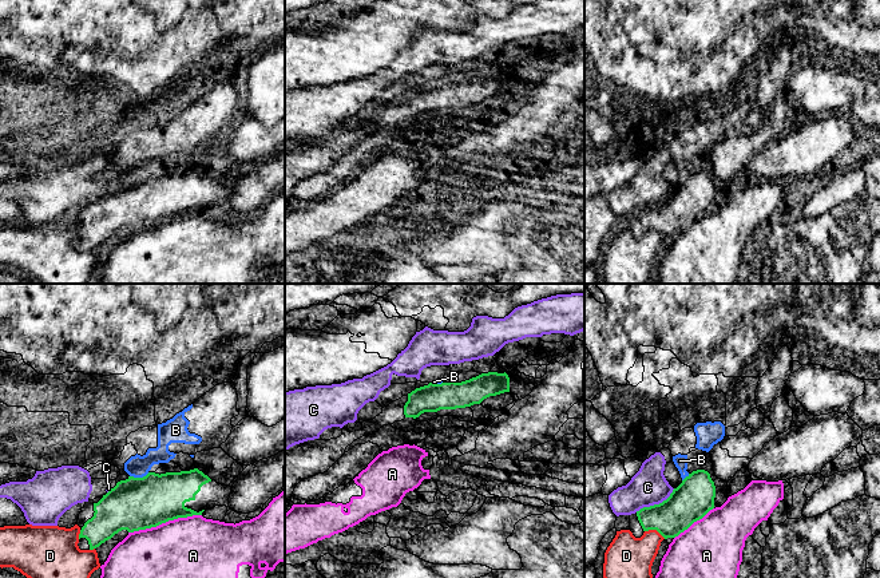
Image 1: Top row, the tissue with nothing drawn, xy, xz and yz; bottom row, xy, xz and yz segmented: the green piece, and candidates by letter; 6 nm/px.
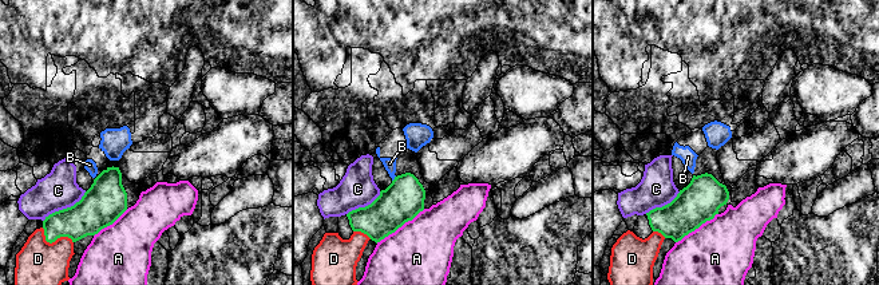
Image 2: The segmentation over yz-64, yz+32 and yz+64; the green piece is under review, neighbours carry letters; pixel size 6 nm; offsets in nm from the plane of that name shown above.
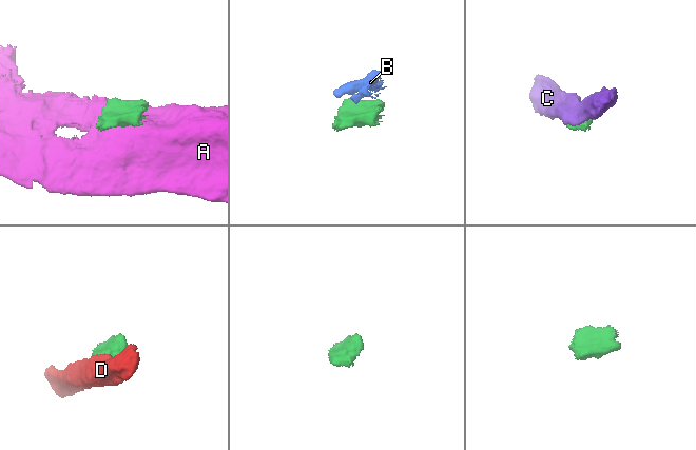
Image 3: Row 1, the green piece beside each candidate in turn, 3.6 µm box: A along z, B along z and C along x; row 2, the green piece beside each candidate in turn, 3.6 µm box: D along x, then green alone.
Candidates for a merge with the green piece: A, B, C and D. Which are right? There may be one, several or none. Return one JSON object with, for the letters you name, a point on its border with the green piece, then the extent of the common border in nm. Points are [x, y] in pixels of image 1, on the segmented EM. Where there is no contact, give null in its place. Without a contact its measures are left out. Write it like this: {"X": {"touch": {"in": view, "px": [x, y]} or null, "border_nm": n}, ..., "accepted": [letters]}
{"accepted": []}

